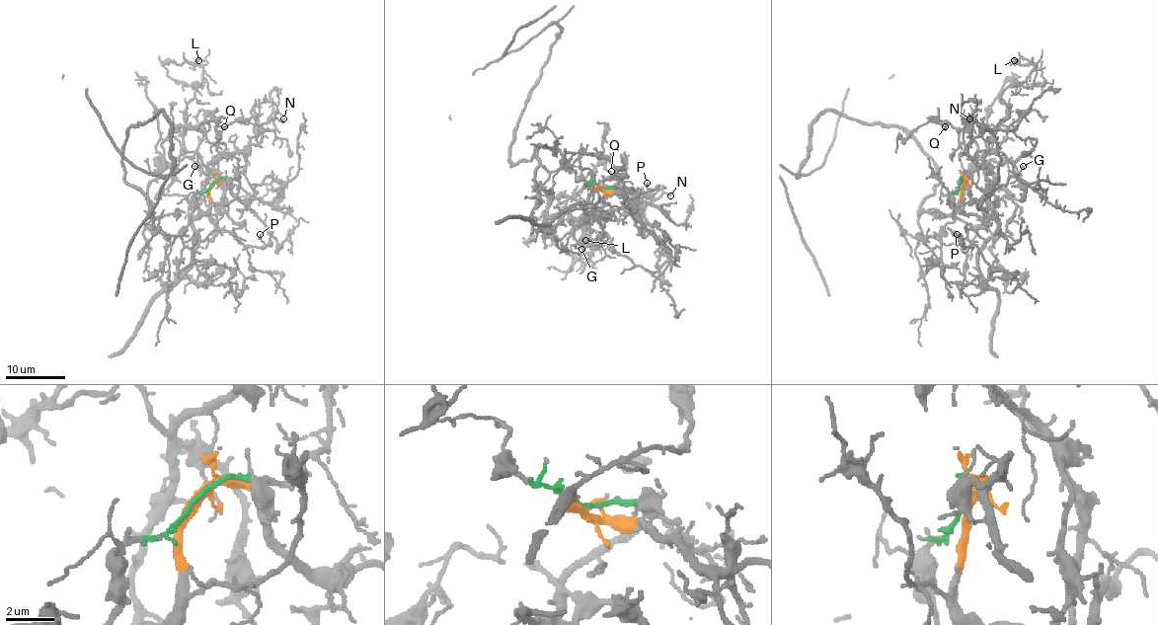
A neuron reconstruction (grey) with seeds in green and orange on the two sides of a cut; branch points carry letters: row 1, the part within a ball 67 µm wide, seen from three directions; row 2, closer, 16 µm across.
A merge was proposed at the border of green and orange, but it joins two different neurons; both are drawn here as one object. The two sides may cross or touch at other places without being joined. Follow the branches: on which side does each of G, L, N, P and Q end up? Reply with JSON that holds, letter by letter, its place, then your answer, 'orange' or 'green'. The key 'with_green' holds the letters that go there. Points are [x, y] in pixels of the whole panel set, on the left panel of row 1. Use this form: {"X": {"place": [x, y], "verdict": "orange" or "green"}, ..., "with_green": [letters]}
{"G": {"place": [194, 166], "verdict": "green"}, "L": {"place": [198, 60], "verdict": "green"}, "N": {"place": [283, 118], "verdict": "orange"}, "P": {"place": [260, 234], "verdict": "orange"}, "Q": {"place": [224, 126], "verdict": "green"}, "with_green": ["G", "L", "Q"]}

